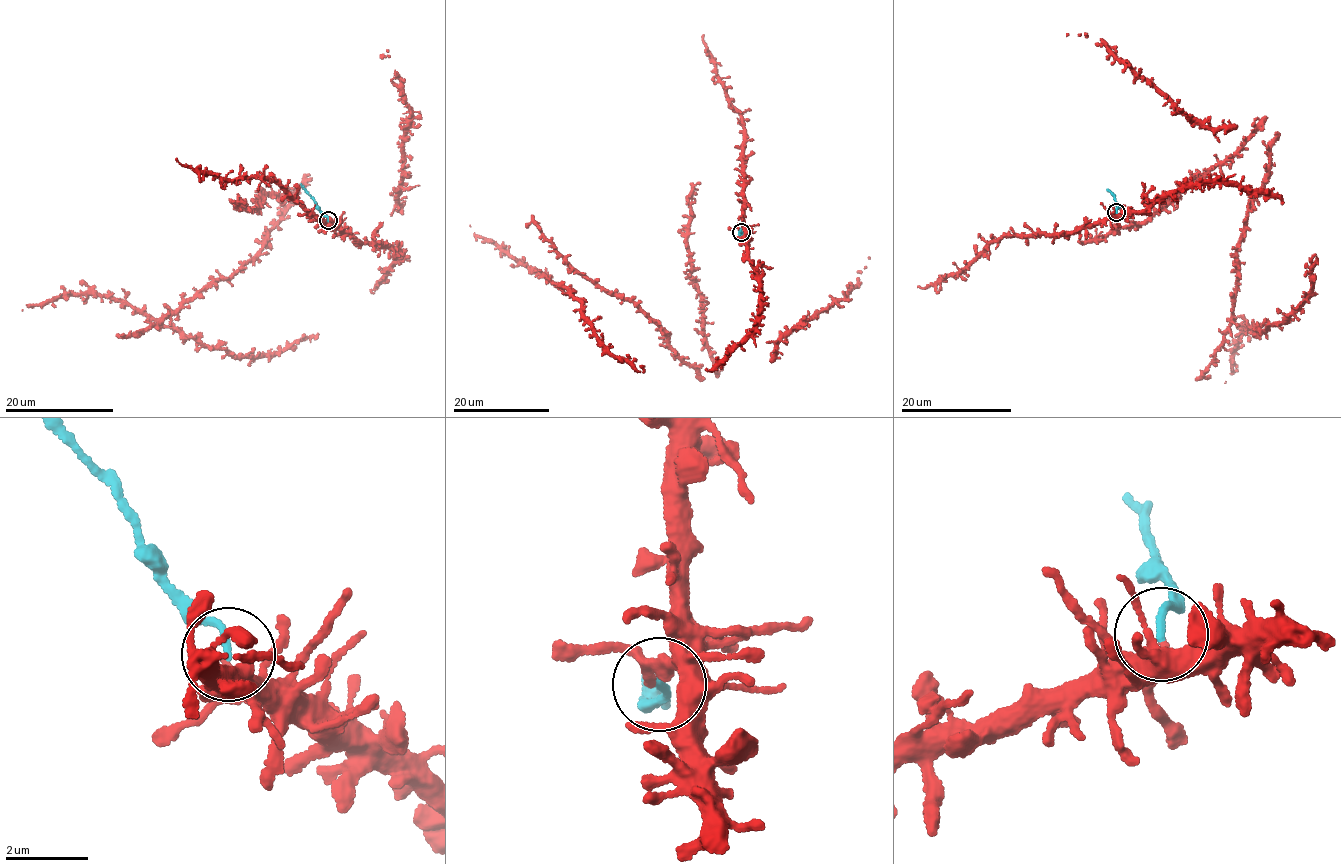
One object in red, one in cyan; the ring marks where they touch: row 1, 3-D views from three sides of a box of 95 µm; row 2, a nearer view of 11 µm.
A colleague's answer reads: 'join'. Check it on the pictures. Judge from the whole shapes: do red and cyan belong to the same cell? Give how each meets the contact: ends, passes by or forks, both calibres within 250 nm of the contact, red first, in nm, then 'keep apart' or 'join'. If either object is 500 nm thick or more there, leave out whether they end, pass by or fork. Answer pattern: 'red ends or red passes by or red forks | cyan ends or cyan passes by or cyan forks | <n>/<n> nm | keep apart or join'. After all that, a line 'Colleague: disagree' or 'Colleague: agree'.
red ends | cyan ends | 140/150 nm | keep apart
Colleague: disagree

